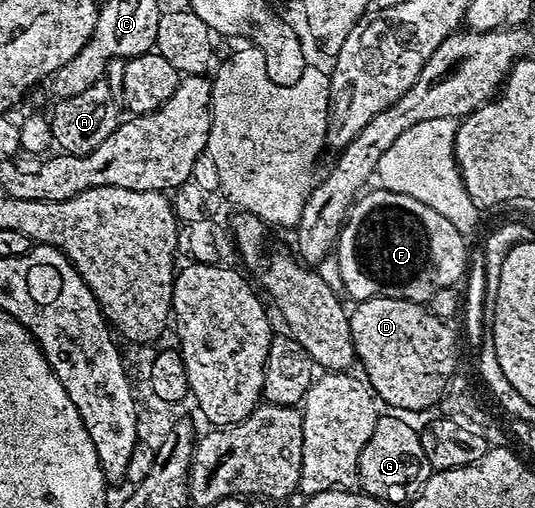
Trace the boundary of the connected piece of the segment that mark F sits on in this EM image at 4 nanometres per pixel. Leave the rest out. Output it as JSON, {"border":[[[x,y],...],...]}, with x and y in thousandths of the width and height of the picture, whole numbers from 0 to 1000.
{"border":[[[701,374],[675,382],[660,400],[636,453],[636,467],[628,472],[624,508],[636,531],[636,565],[650,571],[658,593],[729,585],[768,596],[806,598],[811,577],[836,565],[852,565],[869,547],[879,492],[877,480],[867,480],[873,478],[871,467],[856,459],[856,451],[849,451],[849,443],[841,443],[826,419],[804,411],[804,404],[789,404],[789,396],[759,388],[759,380]]]}

